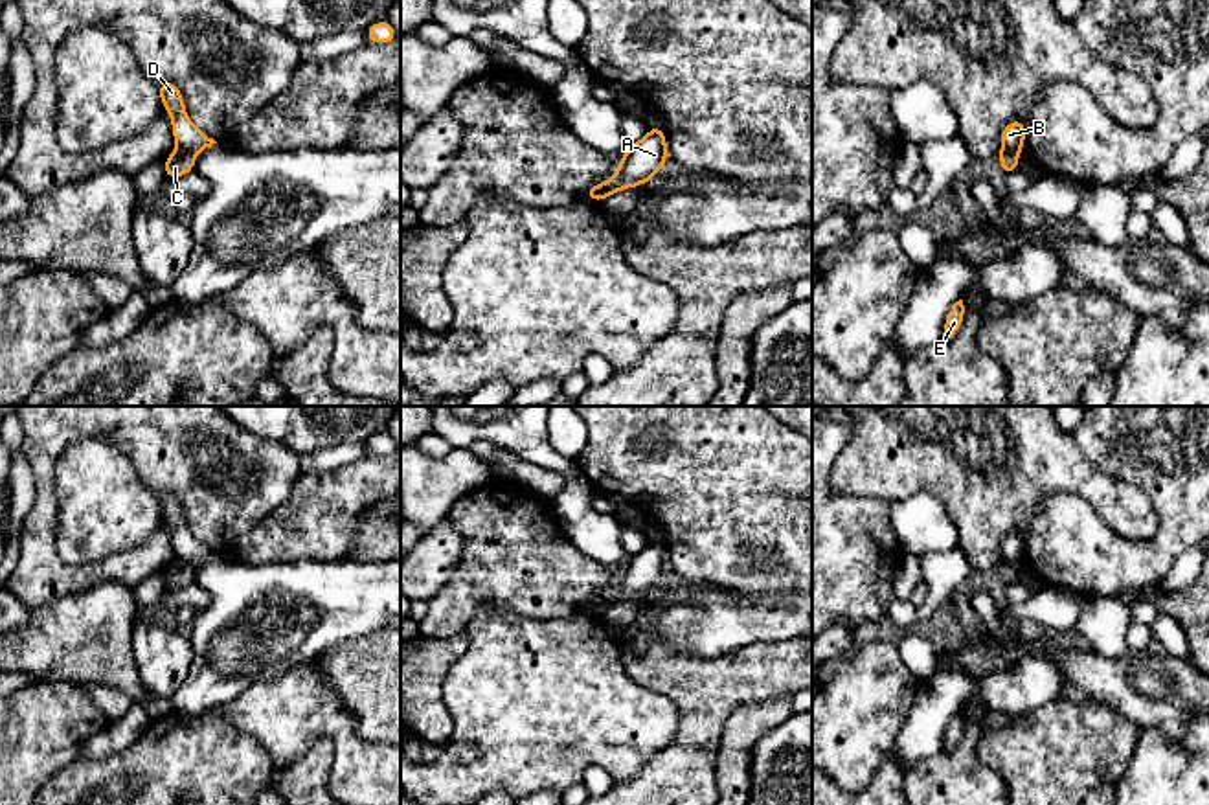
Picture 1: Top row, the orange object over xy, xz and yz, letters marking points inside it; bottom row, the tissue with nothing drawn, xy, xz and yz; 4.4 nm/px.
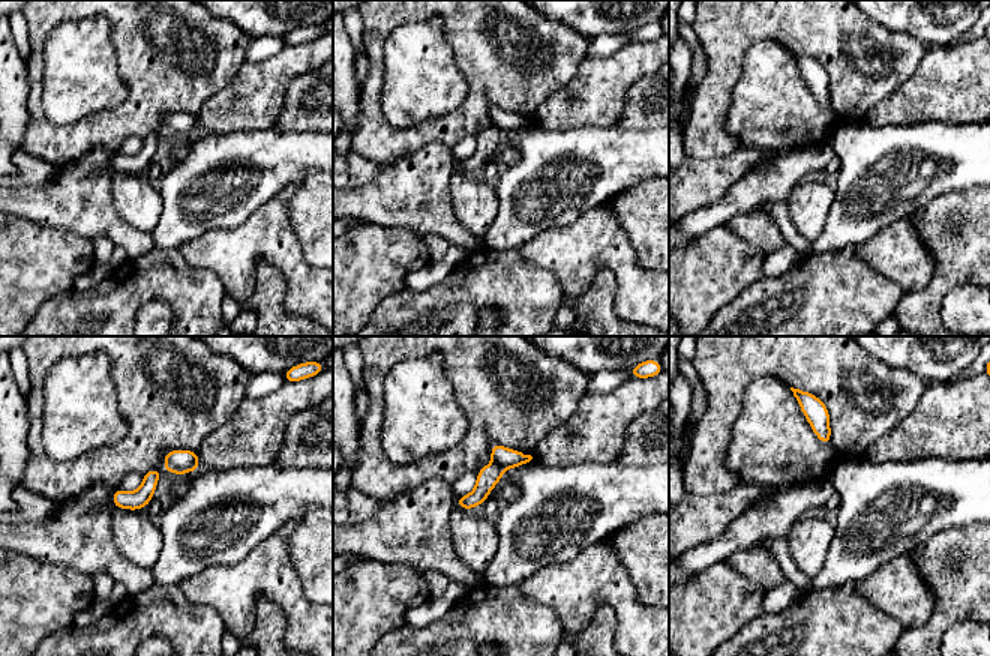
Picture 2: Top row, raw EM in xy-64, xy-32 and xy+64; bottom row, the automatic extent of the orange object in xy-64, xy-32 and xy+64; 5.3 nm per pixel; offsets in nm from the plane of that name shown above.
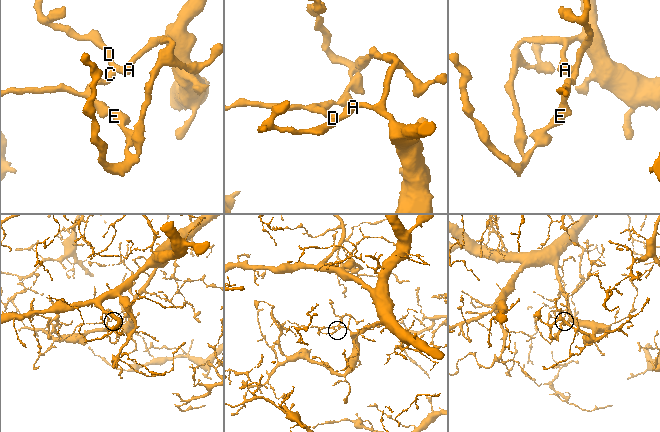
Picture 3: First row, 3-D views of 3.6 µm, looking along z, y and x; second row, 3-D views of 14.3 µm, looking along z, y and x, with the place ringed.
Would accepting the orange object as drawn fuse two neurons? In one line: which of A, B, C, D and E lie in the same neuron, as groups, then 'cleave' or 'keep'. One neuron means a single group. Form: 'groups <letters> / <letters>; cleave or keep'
groups A B D / C E; cleave

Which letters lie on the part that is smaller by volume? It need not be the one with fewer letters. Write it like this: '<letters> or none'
C, E

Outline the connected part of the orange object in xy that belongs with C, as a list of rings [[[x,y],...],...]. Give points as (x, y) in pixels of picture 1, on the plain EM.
[[[176,561],[171,568],[164,572],[164,575],[167,592],[184,588],[195,579],[195,566]]]

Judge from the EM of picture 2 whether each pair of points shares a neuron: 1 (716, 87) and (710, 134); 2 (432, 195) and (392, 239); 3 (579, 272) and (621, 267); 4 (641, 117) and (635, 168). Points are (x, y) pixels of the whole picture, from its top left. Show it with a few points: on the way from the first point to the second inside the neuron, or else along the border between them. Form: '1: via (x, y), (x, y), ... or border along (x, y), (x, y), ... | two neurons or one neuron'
1: via (710, 99), (710, 122) | one neuron
2: border along (366, 221), (405, 227), (419, 236) | two neurons
3: via (590, 261), (611, 260) | one neuron
4: border along (615, 125), (624, 129), (653, 129) | two neurons

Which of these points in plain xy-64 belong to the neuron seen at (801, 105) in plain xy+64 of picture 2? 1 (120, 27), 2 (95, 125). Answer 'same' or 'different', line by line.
1: different
2: different

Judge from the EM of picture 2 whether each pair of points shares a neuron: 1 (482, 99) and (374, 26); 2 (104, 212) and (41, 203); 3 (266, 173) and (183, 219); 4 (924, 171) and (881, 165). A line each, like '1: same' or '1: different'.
1: same
2: same
3: same
4: same

